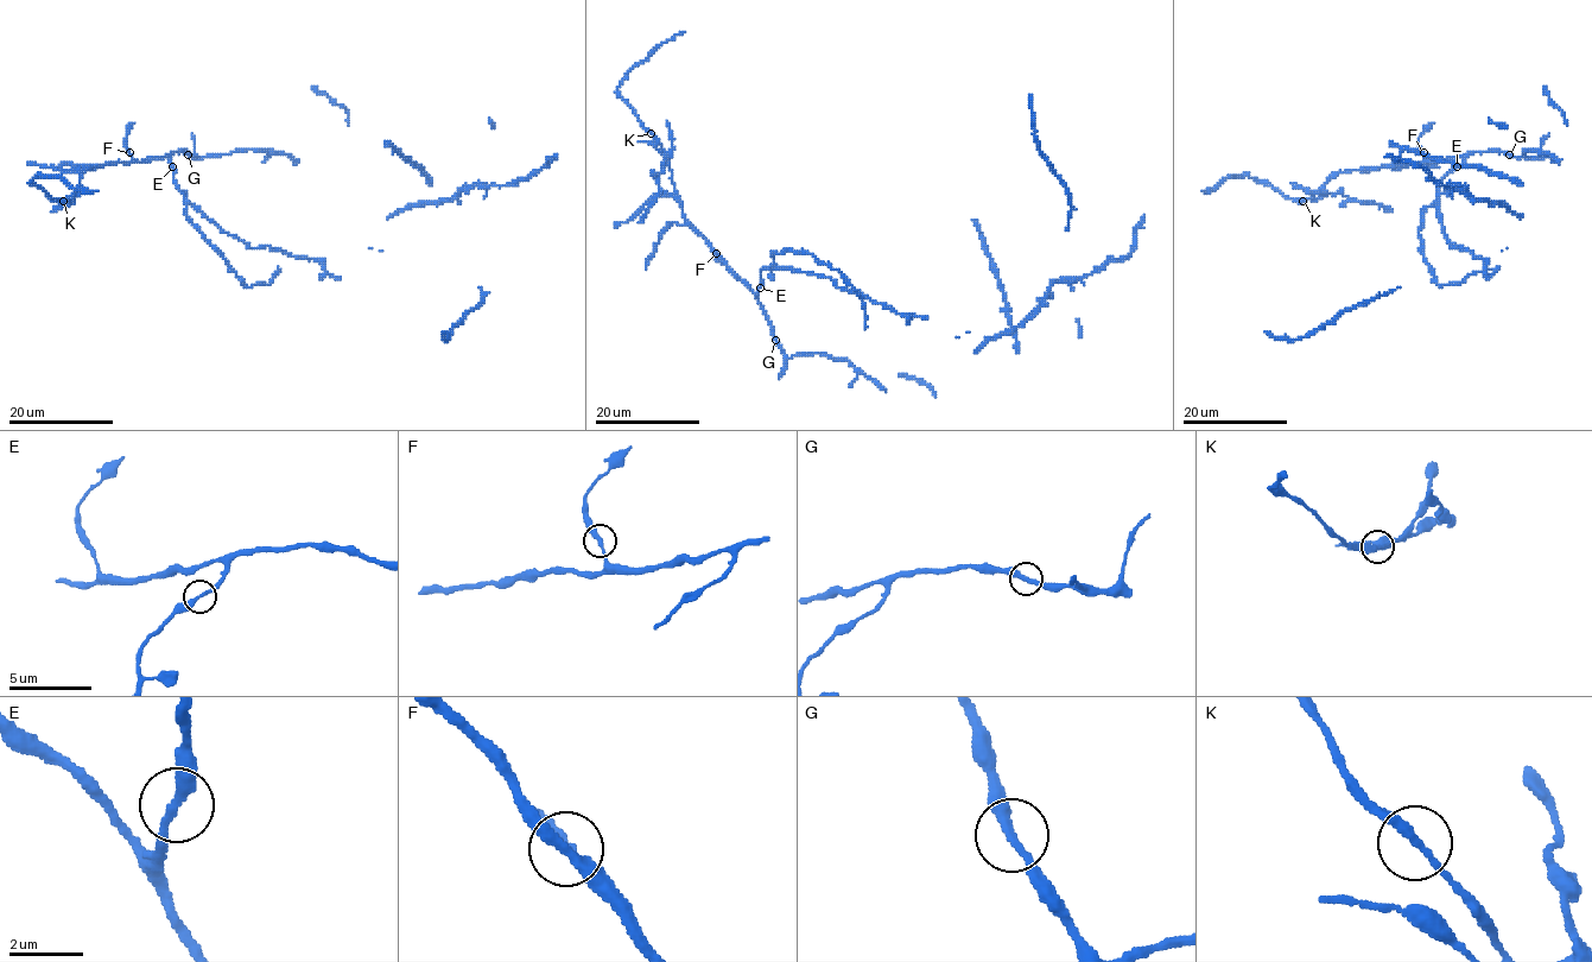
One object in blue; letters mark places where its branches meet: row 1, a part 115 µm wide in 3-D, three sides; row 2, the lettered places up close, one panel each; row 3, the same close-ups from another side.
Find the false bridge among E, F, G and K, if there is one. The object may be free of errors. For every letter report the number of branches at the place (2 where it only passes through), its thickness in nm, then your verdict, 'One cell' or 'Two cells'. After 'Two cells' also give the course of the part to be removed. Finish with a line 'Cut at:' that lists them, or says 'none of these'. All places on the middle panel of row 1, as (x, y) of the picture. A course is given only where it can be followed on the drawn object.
E: Branches: 2. Thickness 280 nm. One cell
F: Branches: 2. Thickness 260 nm. Two cells. Course of the part to remove: (717, 253), (712, 250), (721, 264)
G: Branches: 2. Thickness 280 nm. One cell
K: Branches: 2. Thickness 260 nm. One cell
Cut at: F

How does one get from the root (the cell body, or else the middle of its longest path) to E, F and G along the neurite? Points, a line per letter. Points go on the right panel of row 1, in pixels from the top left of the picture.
E: (1473, 255), (1447, 241), (1439, 213), (1437, 187), (1457, 166)
F: (1473, 255), (1447, 241), (1437, 202), (1439, 183), (1465, 157), (1428, 162), (1422, 152)
G: (1473, 255), (1447, 241), (1439, 213), (1437, 187), (1470, 153), (1499, 151), (1509, 154)

